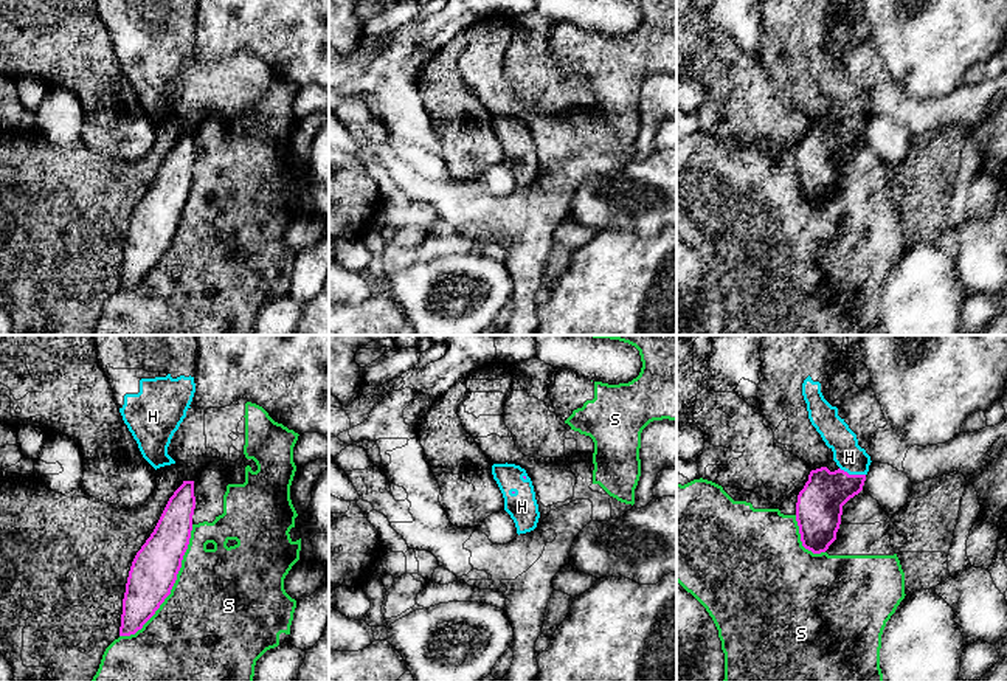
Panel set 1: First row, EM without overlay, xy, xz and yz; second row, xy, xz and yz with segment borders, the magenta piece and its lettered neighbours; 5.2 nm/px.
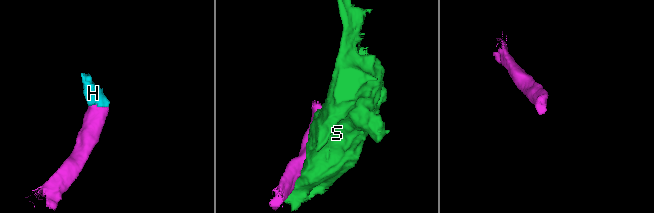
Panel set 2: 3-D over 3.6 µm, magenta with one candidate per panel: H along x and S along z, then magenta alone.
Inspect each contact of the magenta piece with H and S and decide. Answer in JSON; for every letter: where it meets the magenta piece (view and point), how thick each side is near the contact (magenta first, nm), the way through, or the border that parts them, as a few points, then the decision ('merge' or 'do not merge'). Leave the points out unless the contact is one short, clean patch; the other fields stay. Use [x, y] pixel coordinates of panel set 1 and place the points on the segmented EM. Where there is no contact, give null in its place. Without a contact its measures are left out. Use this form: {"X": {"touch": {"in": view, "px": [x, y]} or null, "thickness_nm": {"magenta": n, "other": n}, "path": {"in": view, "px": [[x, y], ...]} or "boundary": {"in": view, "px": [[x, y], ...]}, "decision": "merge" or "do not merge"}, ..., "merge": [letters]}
{"H": {"touch": {"in": "yz", "px": [852, 475]}, "thickness_nm": {"magenta": 240, "other": 160}, "path": {"in": "yz", "px": [[820, 504], [852, 475], [852, 459], [849, 456]]}, "decision": "merge"}, "S": {"touch": {"in": "xy", "px": [173, 585]}, "thickness_nm": {"magenta": 240, "other": 500}, "decision": "do not merge"}, "merge": ["H"]}

